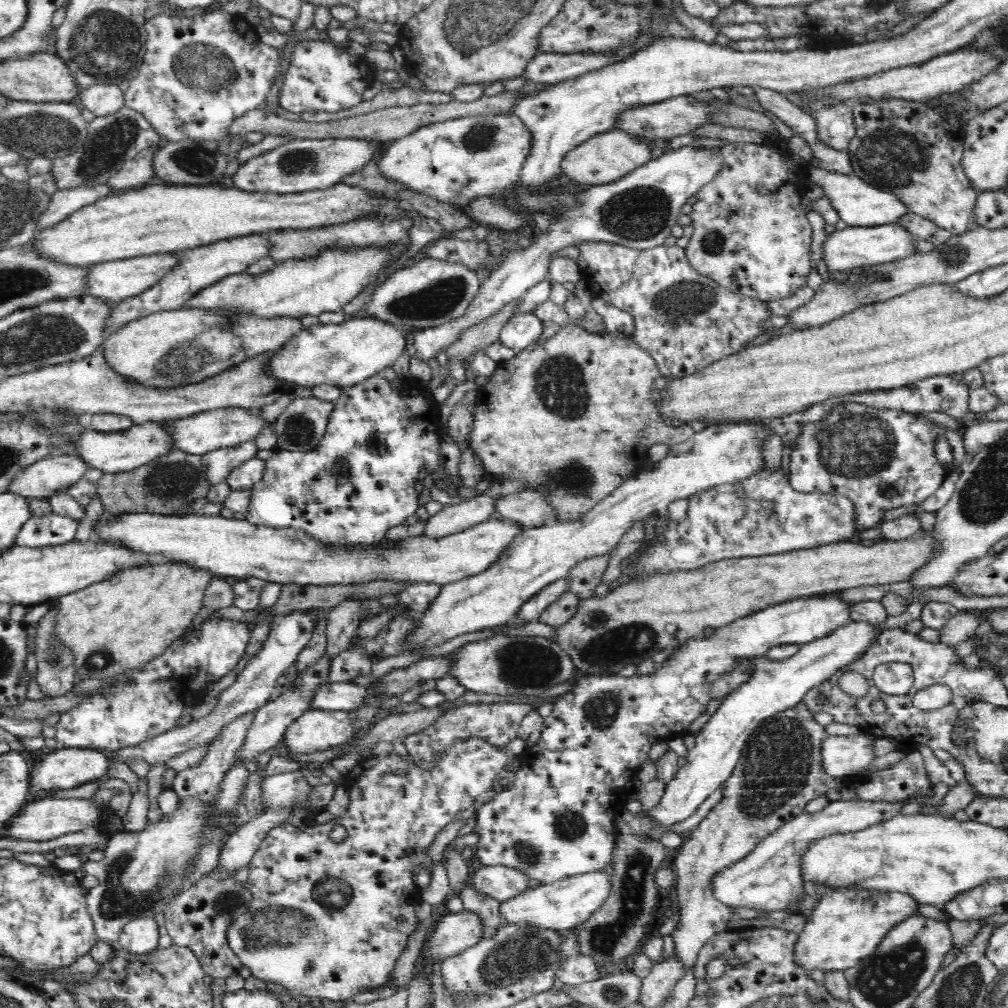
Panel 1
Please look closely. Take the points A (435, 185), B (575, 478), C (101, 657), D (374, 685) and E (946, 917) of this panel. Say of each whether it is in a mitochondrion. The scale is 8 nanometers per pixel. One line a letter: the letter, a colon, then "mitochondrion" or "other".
A: other
B: mitochondrion
C: mitochondrion
D: other
E: other

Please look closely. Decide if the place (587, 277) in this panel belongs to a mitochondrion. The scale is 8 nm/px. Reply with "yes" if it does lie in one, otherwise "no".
no

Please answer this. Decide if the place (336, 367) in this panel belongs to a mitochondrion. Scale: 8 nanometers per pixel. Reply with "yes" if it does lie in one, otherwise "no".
no

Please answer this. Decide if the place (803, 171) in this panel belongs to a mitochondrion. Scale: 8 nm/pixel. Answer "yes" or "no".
no

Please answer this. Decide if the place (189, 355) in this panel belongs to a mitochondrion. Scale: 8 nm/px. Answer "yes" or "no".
yes

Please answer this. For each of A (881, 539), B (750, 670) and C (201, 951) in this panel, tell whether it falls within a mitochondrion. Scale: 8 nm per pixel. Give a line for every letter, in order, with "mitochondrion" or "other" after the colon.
A: other
B: other
C: other

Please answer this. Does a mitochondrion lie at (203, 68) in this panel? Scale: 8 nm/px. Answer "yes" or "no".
yes

